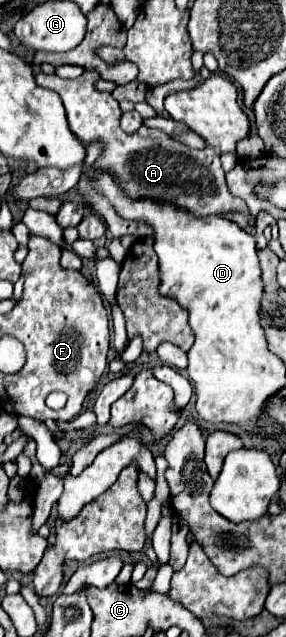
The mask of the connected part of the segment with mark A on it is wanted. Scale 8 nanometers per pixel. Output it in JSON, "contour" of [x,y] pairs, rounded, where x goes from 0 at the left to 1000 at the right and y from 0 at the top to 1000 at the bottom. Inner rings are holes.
{"contour":[[[294,110],[294,116],[259,126],[154,113],[126,116],[126,129],[140,135],[196,141],[210,148],[252,207],[266,207],[280,220],[301,220],[301,226],[315,226],[322,220],[364,223],[364,239],[336,251],[336,261],[378,264],[420,283],[420,289],[434,289],[434,298],[455,308],[490,305],[538,314],[629,320],[636,327],[650,323],[692,339],[846,333],[867,342],[874,355],[895,358],[895,342],[874,336],[853,314],[804,305],[783,283],[783,267],[769,261],[769,242],[755,239],[755,232],[720,229],[713,235],[678,235],[594,217],[587,210],[566,210],[559,204],[531,201],[517,201],[517,214],[441,210],[420,201],[427,173],[413,170],[413,160],[385,144],[350,144],[336,138],[343,126],[350,116],[336,110]]]}

